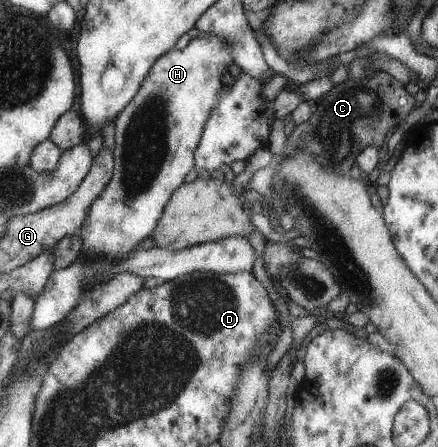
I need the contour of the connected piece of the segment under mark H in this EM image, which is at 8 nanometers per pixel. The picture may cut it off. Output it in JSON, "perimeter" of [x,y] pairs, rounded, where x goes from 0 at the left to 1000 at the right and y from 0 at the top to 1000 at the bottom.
{"perimeter":[[[459,74],[436,85],[418,110],[386,110],[352,136],[315,206],[258,271],[258,391],[178,519],[192,544],[185,573],[199,579],[244,577],[267,588],[299,559],[313,562],[317,539],[342,526],[361,499],[363,481],[370,481],[372,463],[379,463],[390,436],[420,407],[418,396],[441,374],[441,333],[452,329],[470,266],[498,233],[498,208],[509,195],[505,172],[530,141],[525,103],[507,85],[491,76]]]}

